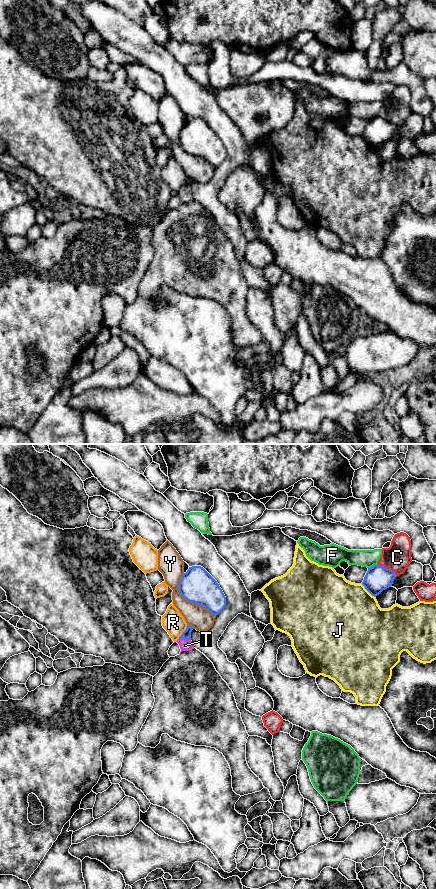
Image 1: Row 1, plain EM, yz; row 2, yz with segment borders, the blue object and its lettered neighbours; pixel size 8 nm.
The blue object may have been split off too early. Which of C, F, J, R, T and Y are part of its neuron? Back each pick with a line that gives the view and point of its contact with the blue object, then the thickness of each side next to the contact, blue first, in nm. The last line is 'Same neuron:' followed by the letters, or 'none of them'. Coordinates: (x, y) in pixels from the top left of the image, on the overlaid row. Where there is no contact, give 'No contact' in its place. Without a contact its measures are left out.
T: Touches blue at yz (185, 638). Thickness 70 nm (blue) against 100 nm
Same neuron: T

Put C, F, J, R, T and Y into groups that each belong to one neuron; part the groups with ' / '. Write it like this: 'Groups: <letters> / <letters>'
Groups: C / F / J / R / T / Y

